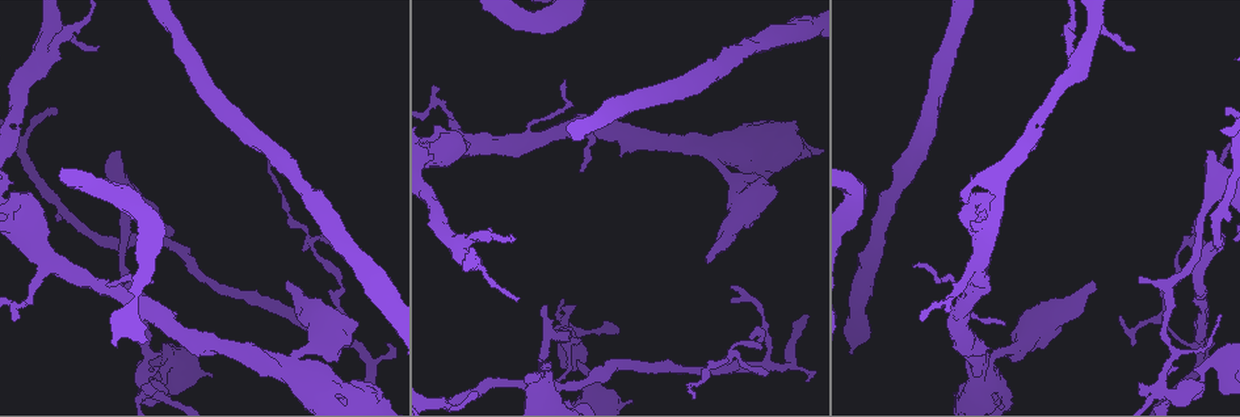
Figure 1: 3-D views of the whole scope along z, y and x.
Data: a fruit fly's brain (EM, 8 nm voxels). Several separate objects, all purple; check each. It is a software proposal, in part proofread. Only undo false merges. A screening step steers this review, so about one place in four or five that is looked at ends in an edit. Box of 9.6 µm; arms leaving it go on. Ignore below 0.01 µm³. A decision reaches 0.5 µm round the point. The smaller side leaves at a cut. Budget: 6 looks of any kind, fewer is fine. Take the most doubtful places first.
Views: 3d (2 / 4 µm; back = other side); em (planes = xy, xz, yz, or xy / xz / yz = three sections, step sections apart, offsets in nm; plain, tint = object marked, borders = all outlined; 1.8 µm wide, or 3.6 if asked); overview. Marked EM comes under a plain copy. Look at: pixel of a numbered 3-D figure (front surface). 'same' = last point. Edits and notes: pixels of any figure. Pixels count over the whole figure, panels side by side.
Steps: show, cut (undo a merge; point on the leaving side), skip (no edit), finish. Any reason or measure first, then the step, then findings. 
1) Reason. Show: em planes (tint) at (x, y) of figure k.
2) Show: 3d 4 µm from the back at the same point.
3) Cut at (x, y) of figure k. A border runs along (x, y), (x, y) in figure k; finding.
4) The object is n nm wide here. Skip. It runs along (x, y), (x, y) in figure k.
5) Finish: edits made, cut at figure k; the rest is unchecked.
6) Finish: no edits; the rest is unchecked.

Thick turns thin. Show: 3d 4 µm at (312, 346) of figure 1.

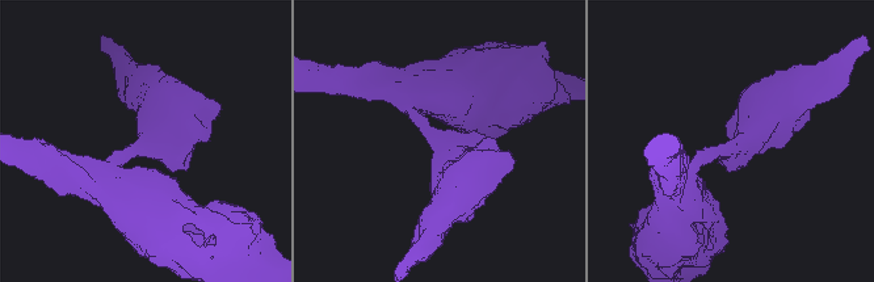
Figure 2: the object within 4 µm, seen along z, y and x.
Need the tissue. Show: em yz step 16 (tint) at (729, 147) of figure 2.

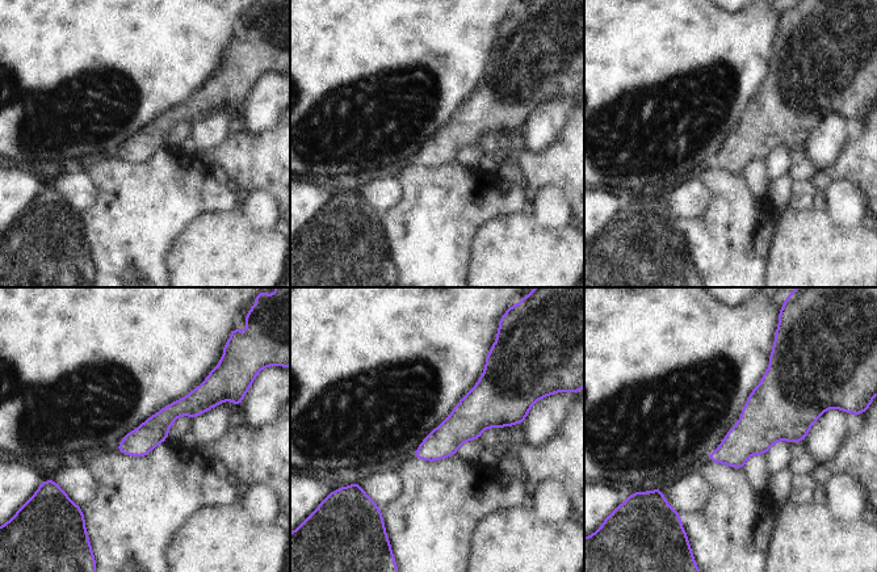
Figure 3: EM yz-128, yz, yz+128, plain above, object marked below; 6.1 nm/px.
Show: em planes (tint) at the same point.

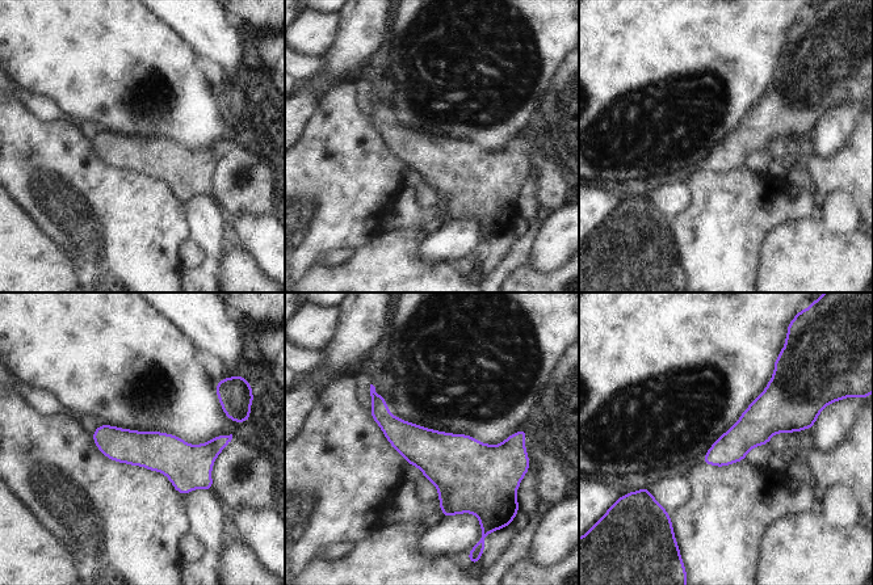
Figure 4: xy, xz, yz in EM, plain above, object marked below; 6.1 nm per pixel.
The object is 200 nm wide here. Skip. It runs along (96, 434), (163, 453), (217, 446) in figure 4; all the same cell.

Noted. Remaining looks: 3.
Calibre changes. Show: em xz step 16 (tint) at (457, 245) of figure 1.

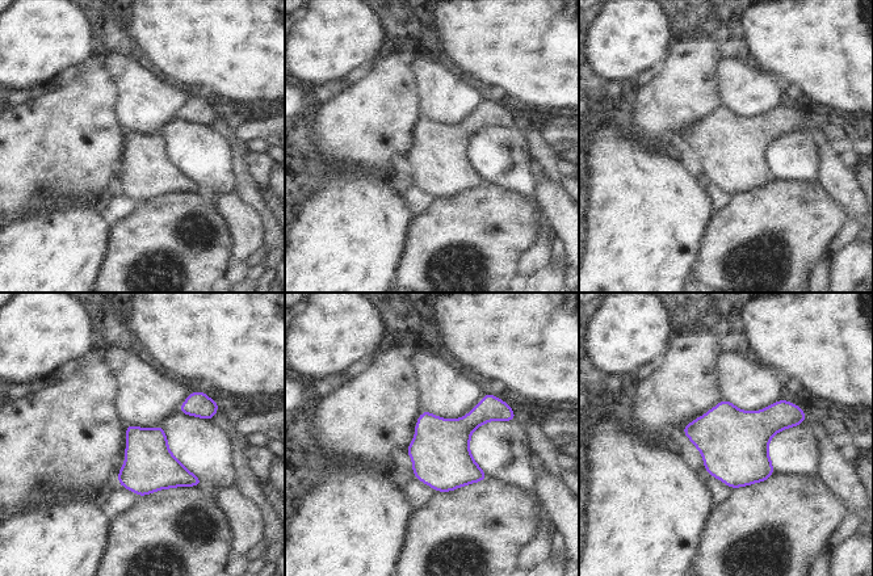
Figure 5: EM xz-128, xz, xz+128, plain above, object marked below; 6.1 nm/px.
Skip. All the same cell.

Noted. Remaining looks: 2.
Abrupt turn. Show: em planes (tint) at (936, 307) of figure 1.

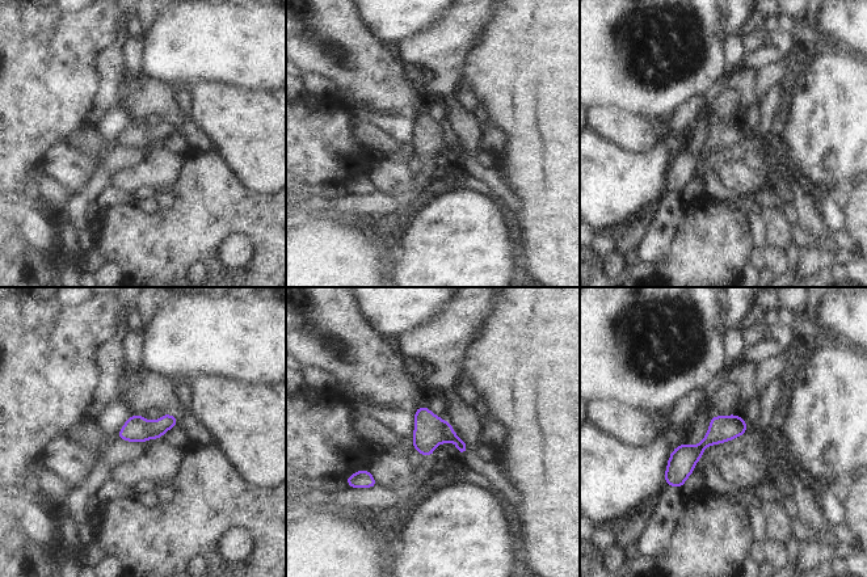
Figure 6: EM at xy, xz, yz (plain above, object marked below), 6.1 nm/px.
Skip. It runs along (740, 421), (720, 429), (668, 480) in figure 6; one cell here.

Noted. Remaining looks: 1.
Finish: no edits; the rest is unchecked.

